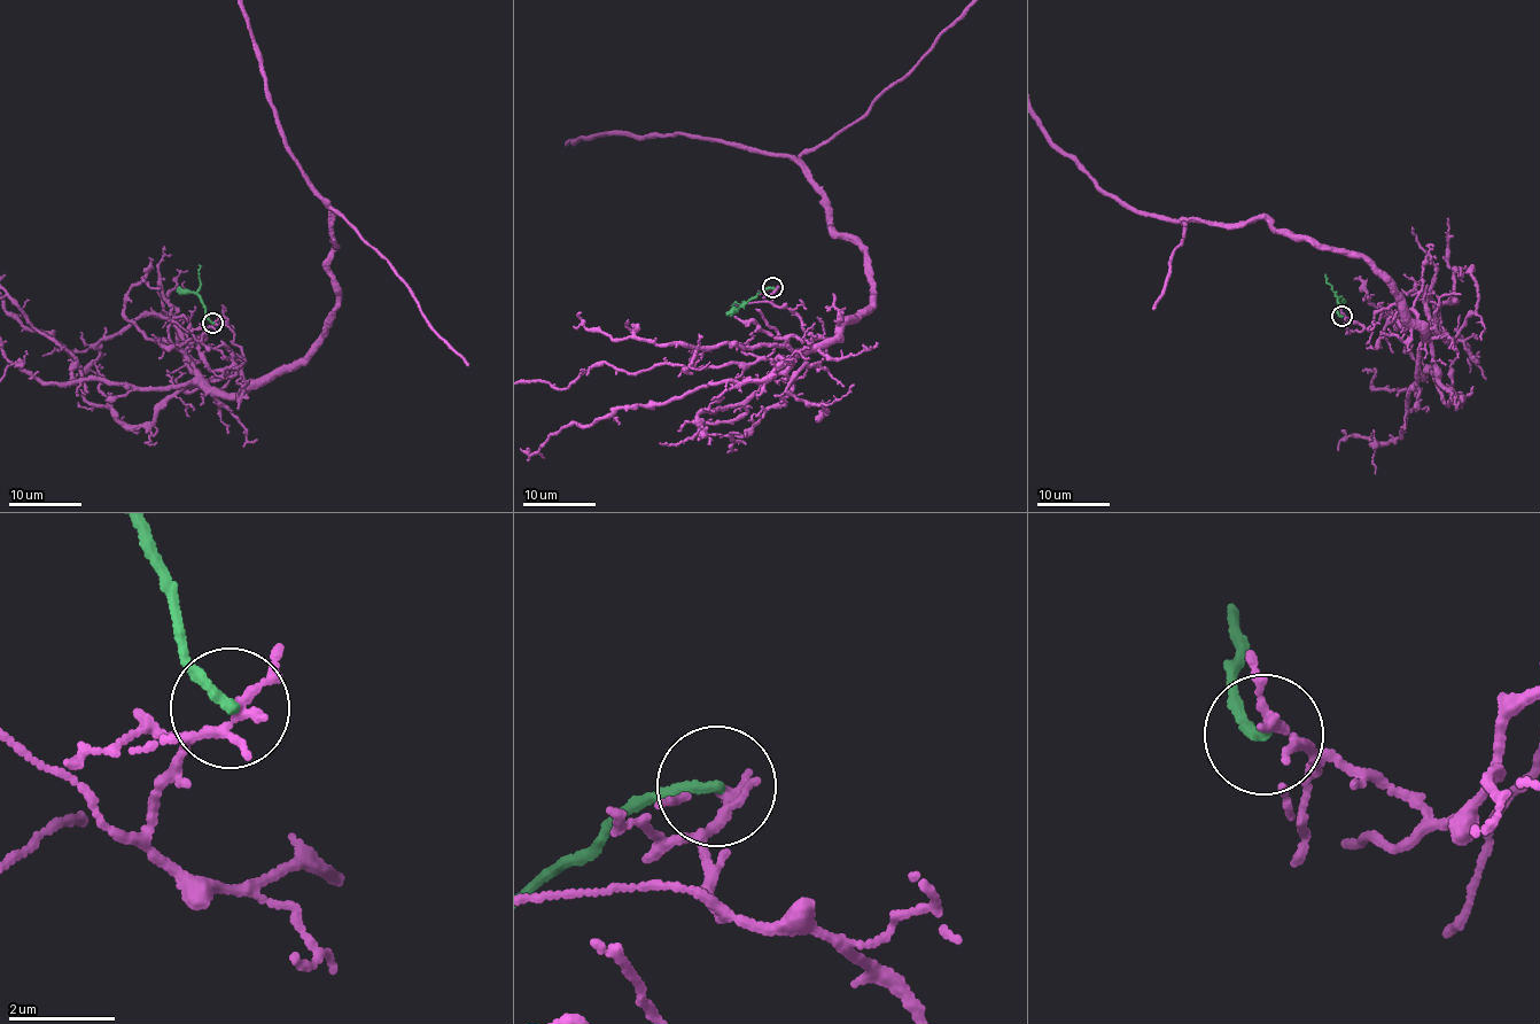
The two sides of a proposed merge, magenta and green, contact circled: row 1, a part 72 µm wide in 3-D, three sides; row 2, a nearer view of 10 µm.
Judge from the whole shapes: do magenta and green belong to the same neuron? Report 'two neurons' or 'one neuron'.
two neurons

